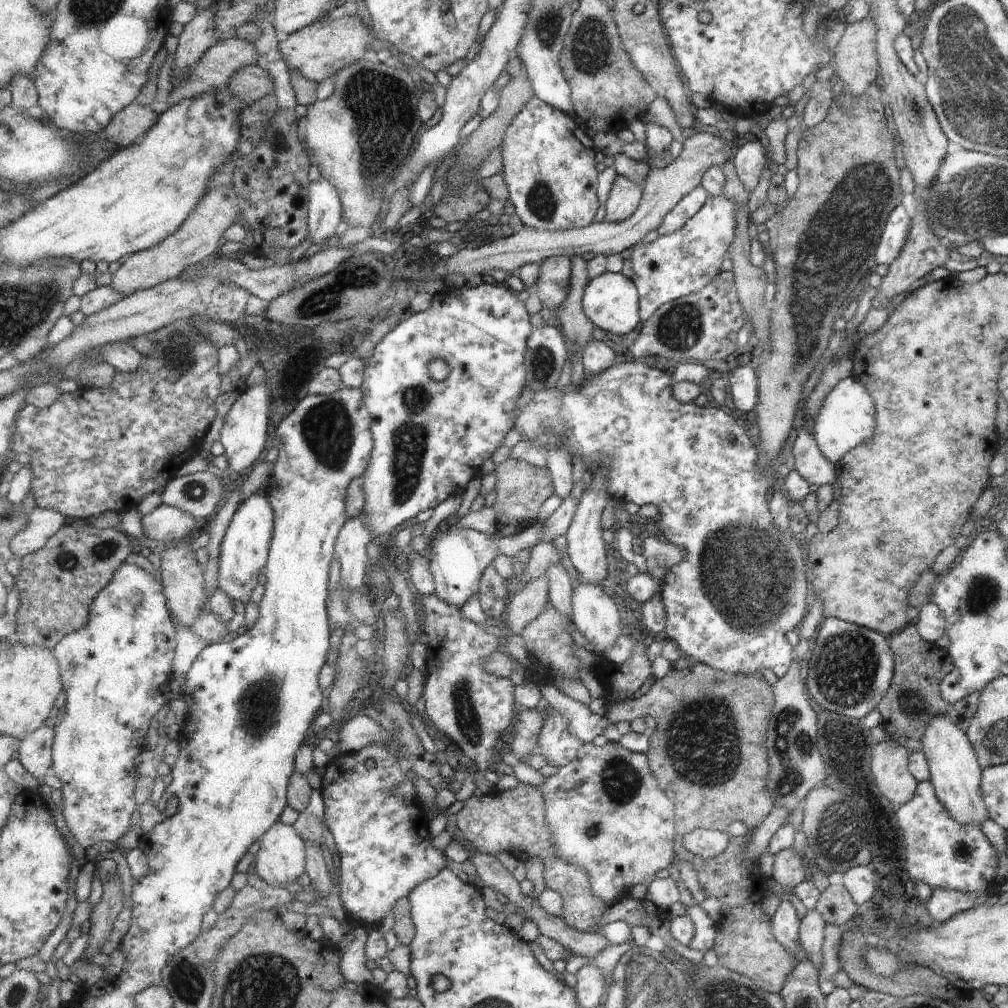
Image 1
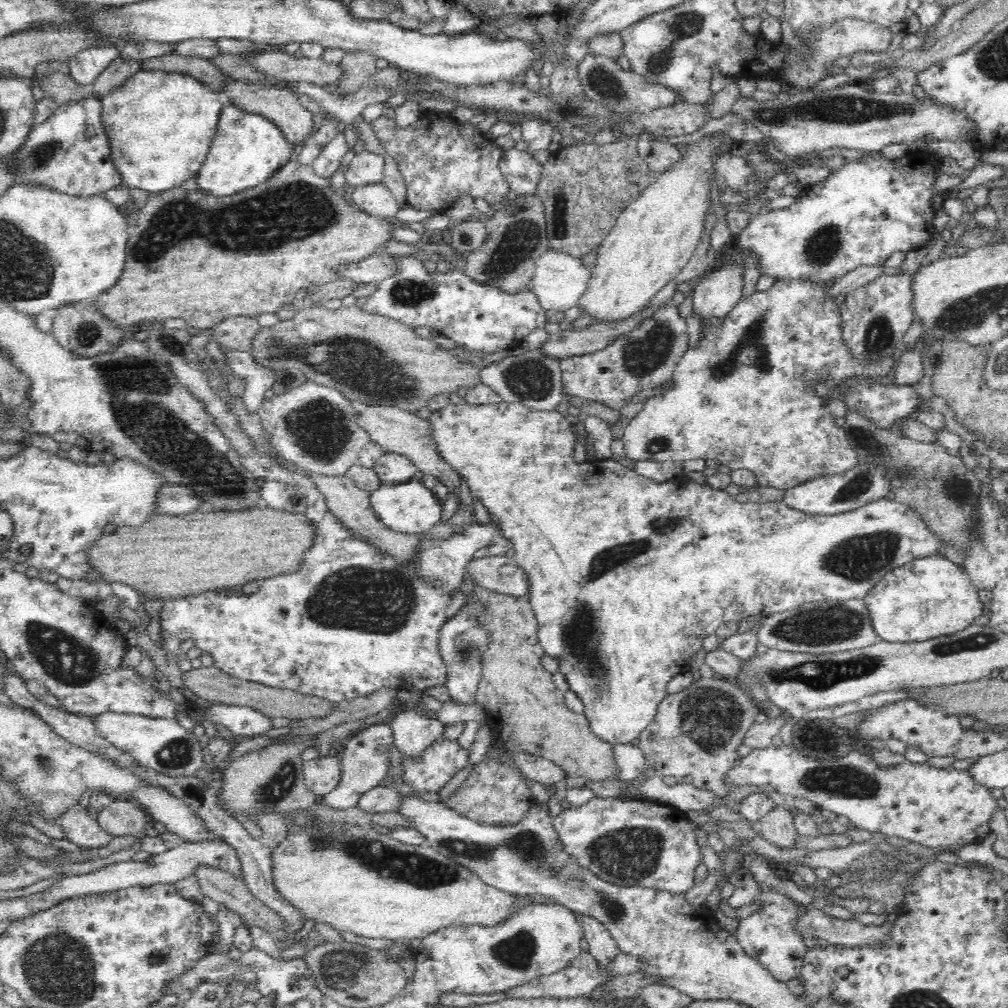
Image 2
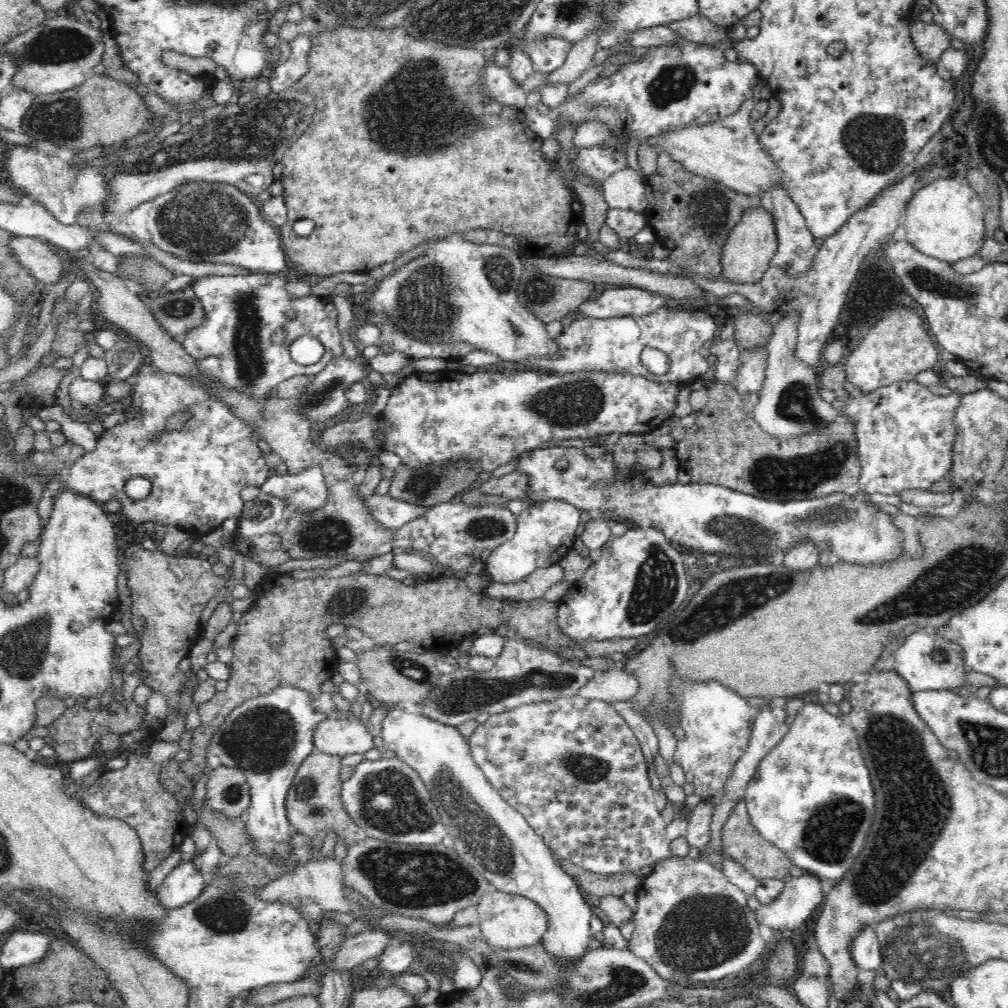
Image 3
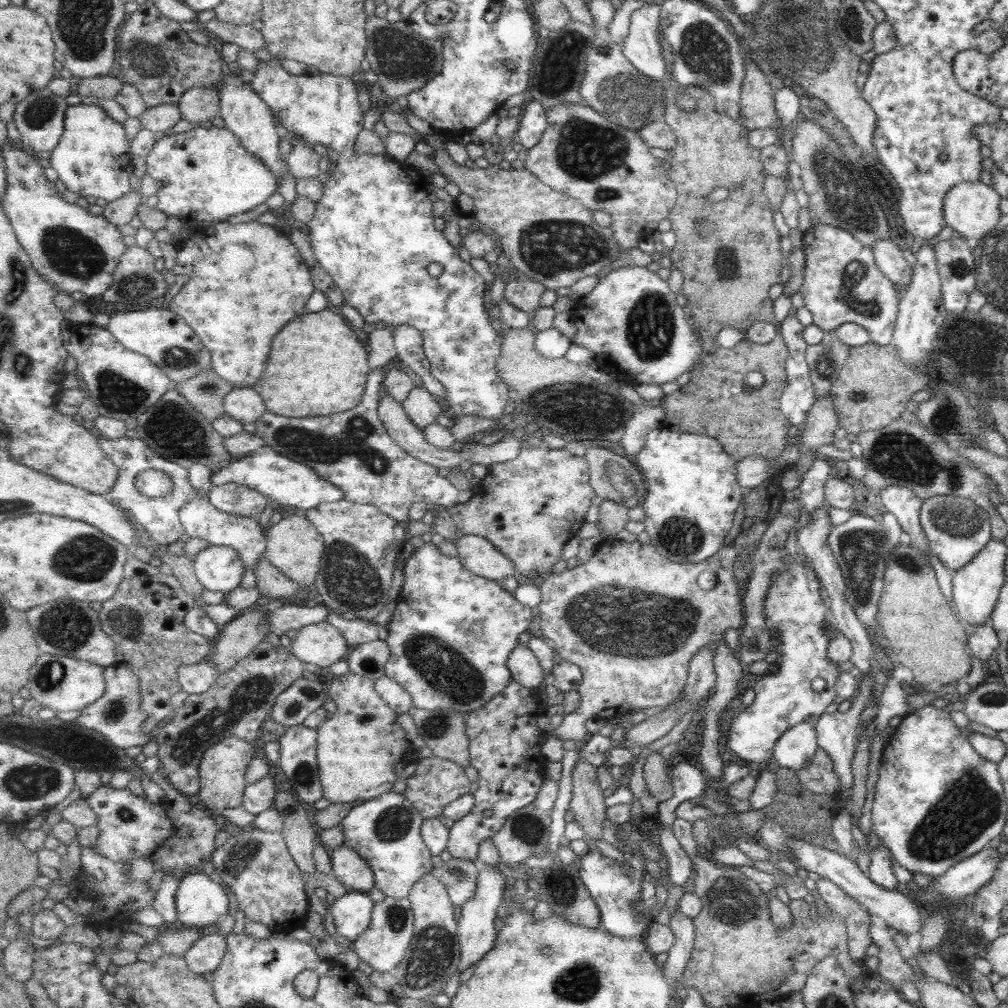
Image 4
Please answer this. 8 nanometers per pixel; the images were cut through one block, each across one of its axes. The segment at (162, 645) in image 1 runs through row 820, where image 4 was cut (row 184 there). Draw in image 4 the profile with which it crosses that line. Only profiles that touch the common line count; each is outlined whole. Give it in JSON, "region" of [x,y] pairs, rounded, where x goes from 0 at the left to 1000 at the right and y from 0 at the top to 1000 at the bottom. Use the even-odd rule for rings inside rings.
{"region":[[[96,102],[68,104],[63,135],[49,161],[68,189],[82,195],[102,196],[110,201],[131,189],[128,181],[132,155],[129,142],[123,122],[112,119]]]}

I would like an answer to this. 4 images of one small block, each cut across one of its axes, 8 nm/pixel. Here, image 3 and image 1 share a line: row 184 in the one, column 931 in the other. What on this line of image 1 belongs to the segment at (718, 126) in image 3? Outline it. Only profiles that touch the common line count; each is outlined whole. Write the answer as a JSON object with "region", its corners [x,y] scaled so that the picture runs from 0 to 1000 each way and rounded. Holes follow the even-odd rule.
{"region":[[[928,711],[917,719],[914,736],[914,746],[919,752],[927,789],[939,808],[954,818],[972,818],[981,813],[971,786],[974,762],[970,759],[969,751],[957,727],[941,716],[939,711]]]}

